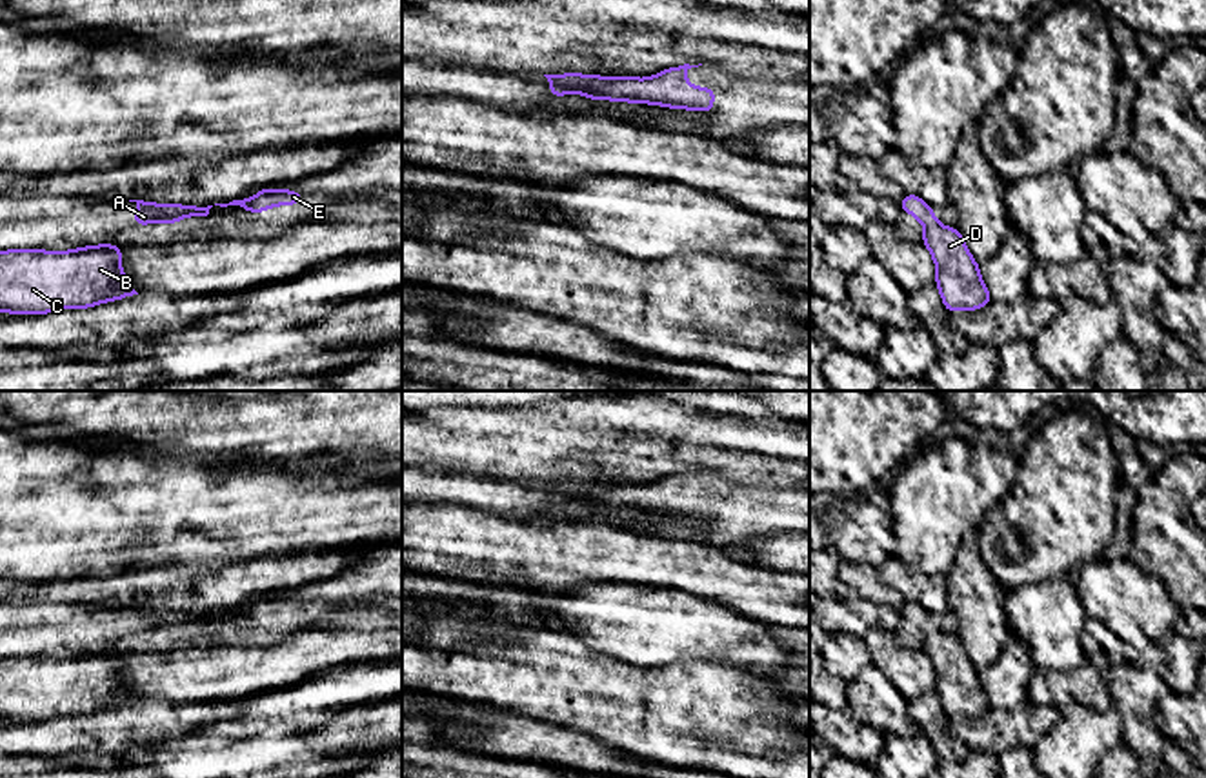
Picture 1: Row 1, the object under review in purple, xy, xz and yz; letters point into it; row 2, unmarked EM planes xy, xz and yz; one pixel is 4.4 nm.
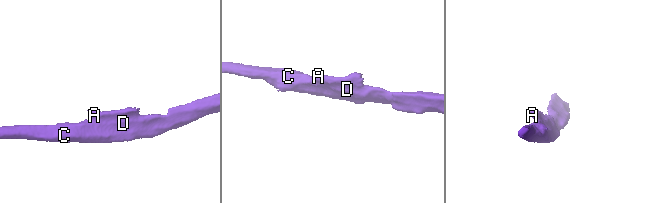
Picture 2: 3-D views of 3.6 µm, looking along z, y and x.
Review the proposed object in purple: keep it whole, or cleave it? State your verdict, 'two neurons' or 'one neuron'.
two neurons

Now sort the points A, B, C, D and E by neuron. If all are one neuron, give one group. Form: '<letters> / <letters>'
A E / B C D

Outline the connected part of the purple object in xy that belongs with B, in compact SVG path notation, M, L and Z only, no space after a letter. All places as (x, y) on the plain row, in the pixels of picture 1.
M118 653L71 658L0 658L0 720L45 722L138 702L122 680Z

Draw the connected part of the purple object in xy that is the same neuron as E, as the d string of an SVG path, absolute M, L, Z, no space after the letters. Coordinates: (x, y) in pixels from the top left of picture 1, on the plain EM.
M271 596L271 602L264 613L253 614L249 613L246 618L249 620L262 620L266 616L273 616L276 613L293 613L304 609L304 602L296 598L287 598L287 596Z

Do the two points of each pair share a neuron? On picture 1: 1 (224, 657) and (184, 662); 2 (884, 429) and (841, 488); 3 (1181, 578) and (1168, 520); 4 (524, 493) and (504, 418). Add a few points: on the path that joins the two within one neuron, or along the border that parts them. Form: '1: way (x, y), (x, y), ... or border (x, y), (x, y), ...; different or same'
1: way (215, 662), (193, 662); same
2: way (870, 444), (852, 462), (848, 473); same
3: way (1186, 564), (1186, 540), (1181, 535); same
4: border (479, 473), (508, 478), (539, 478), (542, 482); different

